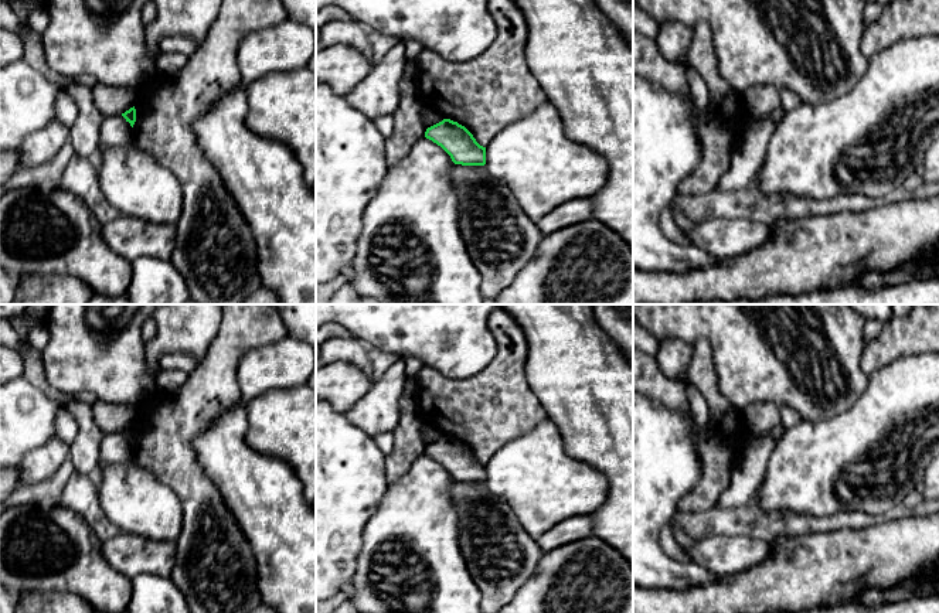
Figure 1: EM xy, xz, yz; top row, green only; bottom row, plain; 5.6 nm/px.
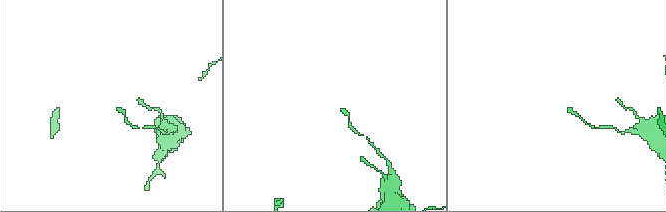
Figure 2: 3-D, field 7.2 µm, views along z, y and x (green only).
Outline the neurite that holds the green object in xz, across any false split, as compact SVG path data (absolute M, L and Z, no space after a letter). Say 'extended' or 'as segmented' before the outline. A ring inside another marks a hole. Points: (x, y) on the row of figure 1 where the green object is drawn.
as segmented; M443 119L428 127L425 137L440 146L455 164L486 164L486 147L480 146L473 134L457 122Z

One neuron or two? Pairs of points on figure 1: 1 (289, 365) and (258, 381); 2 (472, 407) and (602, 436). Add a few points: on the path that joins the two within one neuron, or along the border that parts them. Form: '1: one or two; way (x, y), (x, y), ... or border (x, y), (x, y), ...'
1: one; way (282, 365), (274, 365), (265, 374)
2: two; border (531, 388), (548, 418)

